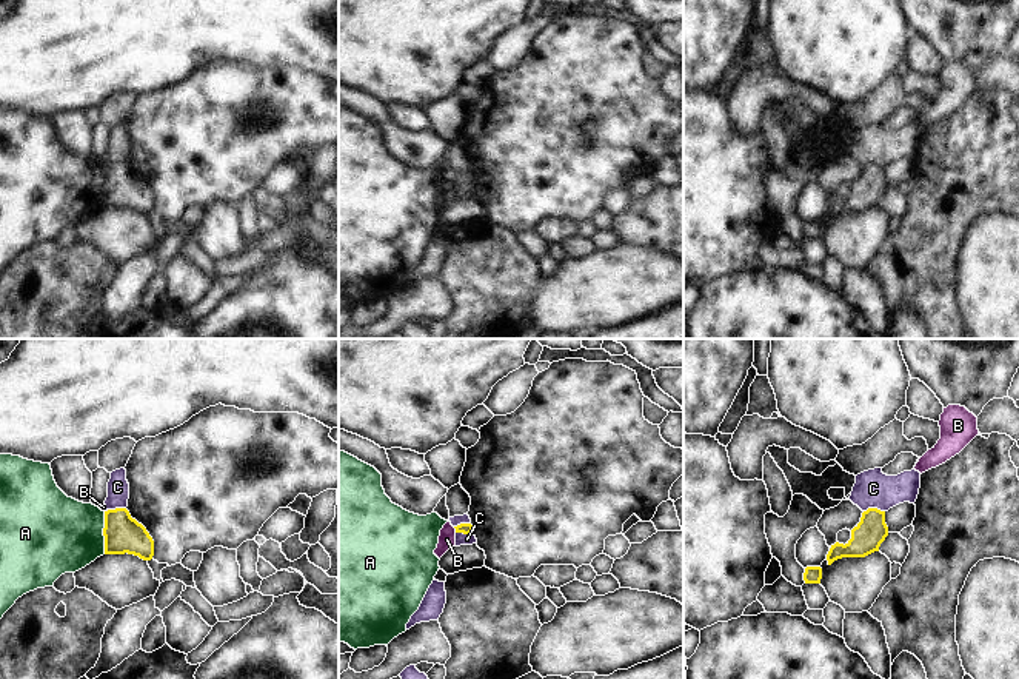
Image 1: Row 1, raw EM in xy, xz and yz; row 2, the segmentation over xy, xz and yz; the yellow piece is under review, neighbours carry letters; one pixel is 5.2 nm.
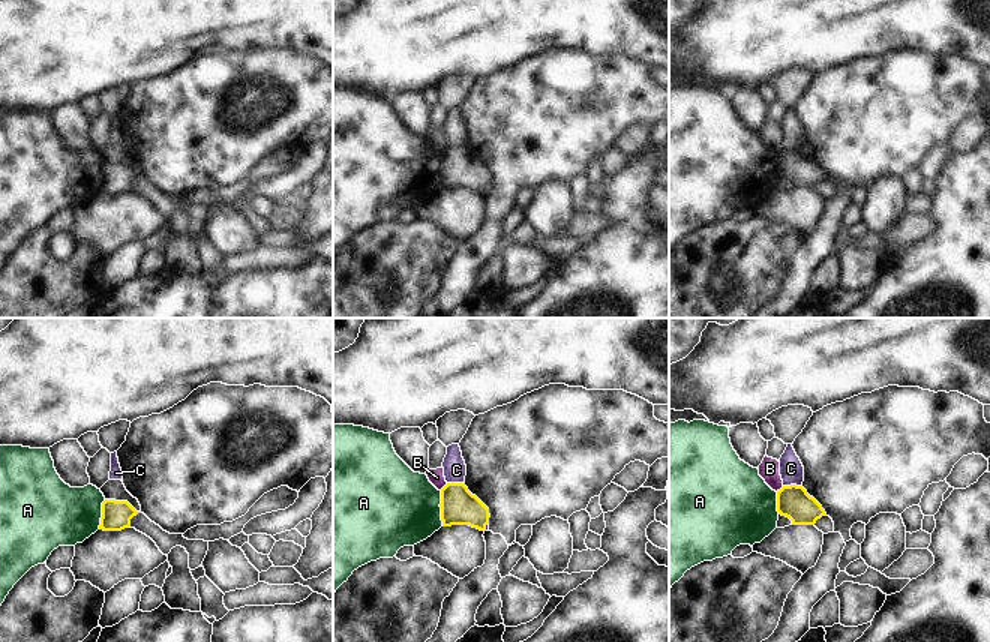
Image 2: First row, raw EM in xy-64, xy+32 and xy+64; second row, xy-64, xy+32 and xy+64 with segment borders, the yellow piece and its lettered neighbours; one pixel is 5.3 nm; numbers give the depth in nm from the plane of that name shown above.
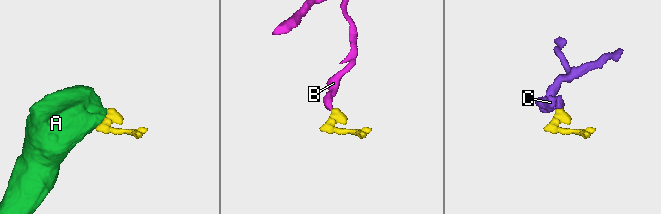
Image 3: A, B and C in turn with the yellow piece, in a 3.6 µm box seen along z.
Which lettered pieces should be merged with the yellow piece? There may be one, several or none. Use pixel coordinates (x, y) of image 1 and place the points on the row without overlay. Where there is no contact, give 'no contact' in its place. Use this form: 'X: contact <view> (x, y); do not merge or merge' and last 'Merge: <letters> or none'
A: contact xy (103, 188); do not merge
B: contact xz (456, 185); do not merge
C: contact yz (873, 163); do not merge
Merge: none

